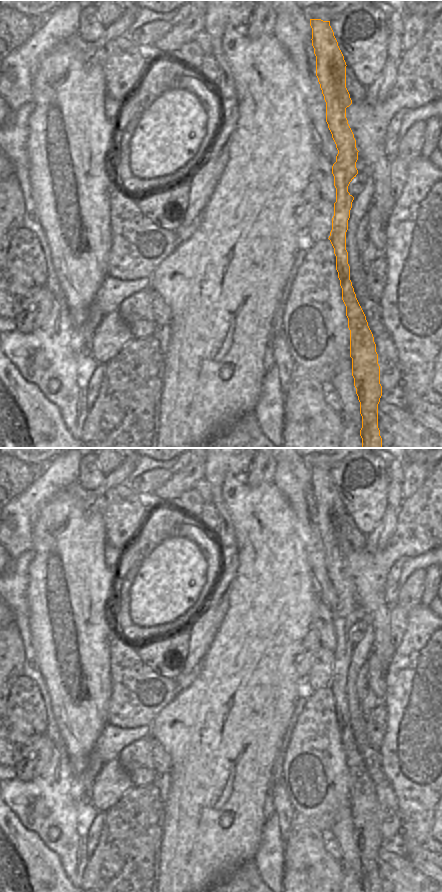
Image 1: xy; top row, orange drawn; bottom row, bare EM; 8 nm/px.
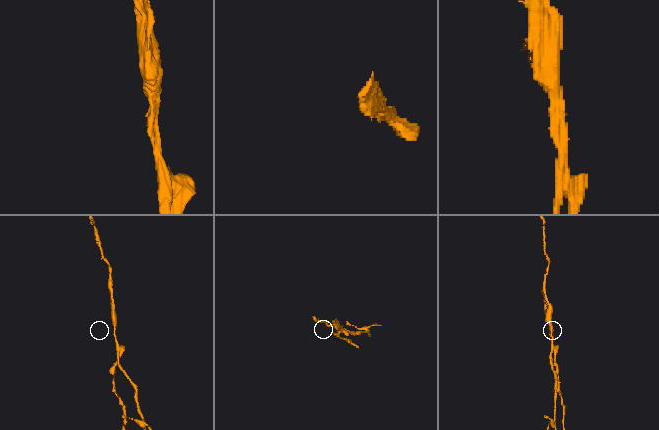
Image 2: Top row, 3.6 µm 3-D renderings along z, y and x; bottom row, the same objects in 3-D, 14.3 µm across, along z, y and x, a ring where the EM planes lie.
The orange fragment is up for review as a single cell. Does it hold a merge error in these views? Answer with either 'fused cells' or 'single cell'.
fused cells

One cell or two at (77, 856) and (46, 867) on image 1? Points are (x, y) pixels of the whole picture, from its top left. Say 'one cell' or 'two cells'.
two cells

